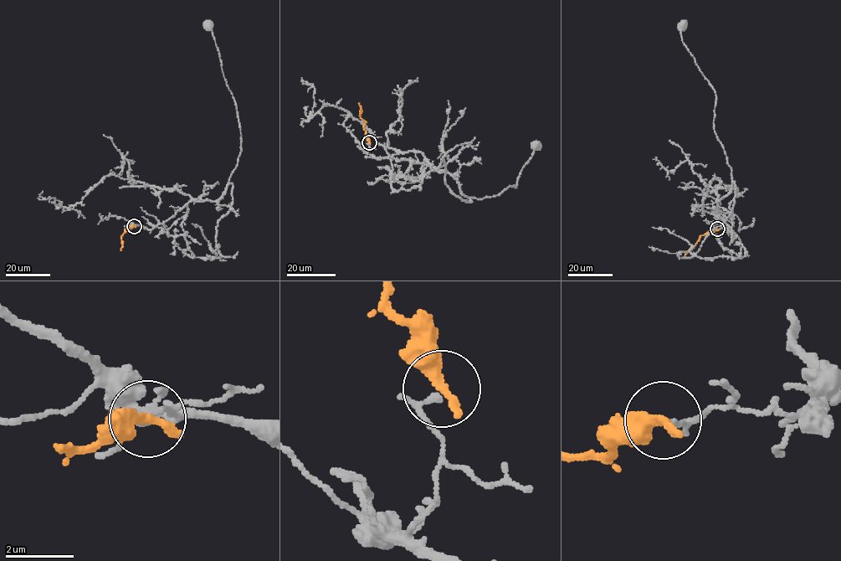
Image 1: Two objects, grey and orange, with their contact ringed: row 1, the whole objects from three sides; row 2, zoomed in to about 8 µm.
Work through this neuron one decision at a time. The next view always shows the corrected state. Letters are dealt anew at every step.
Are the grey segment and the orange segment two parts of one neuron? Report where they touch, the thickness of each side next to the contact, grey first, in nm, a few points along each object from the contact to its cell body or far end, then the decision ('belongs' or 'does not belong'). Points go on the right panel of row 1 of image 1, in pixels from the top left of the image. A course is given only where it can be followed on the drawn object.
(717, 229) | 100/400 nm | grey via (718, 229), (728, 232), (715, 200), (730, 191), (731, 170), (714, 130), (714, 90), (682, 41), (683, 25) | orange via (717, 229), (699, 237), (684, 255) | does not belong

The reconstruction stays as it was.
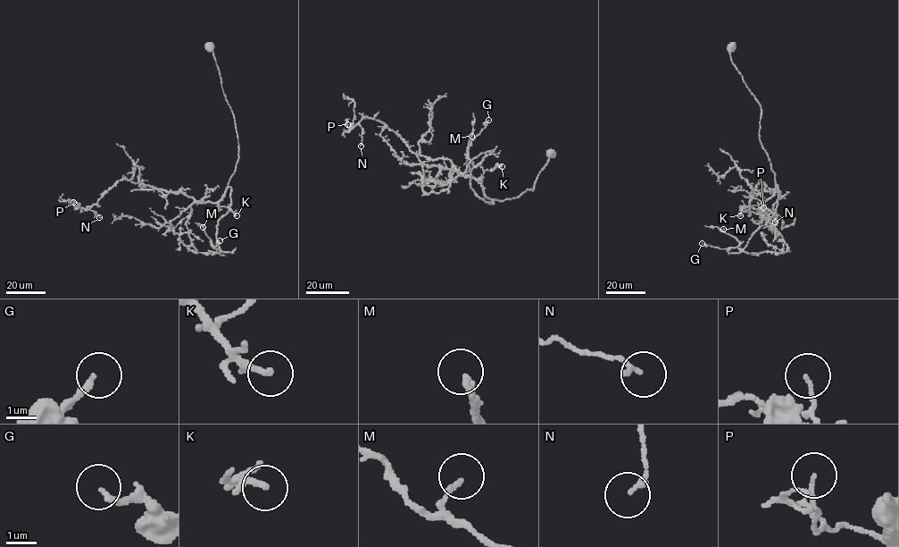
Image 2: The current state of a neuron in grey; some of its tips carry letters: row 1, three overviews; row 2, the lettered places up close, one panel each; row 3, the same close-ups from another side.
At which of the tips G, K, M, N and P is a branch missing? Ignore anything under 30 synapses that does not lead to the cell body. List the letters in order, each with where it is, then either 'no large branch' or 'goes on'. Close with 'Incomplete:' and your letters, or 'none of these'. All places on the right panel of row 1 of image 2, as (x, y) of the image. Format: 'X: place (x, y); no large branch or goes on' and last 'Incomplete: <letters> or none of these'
G: place (702, 243); no large branch
K: place (740, 215); no large branch
M: place (723, 229); no large branch
N: place (775, 222); no large branch
P: place (763, 207); no large branch
Incomplete: none of these

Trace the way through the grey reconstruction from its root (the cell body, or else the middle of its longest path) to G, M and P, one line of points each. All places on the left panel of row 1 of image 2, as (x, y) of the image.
G: (209, 47), (238, 145), (228, 185), (230, 208), (216, 224), (220, 248), (212, 247), (220, 240)
M: (209, 47), (233, 115), (239, 149), (228, 185), (230, 208), (216, 224), (220, 248), (203, 227)
P: (209, 47), (238, 145), (236, 171), (219, 201), (198, 202), (122, 179), (96, 204), (83, 208), (73, 202)

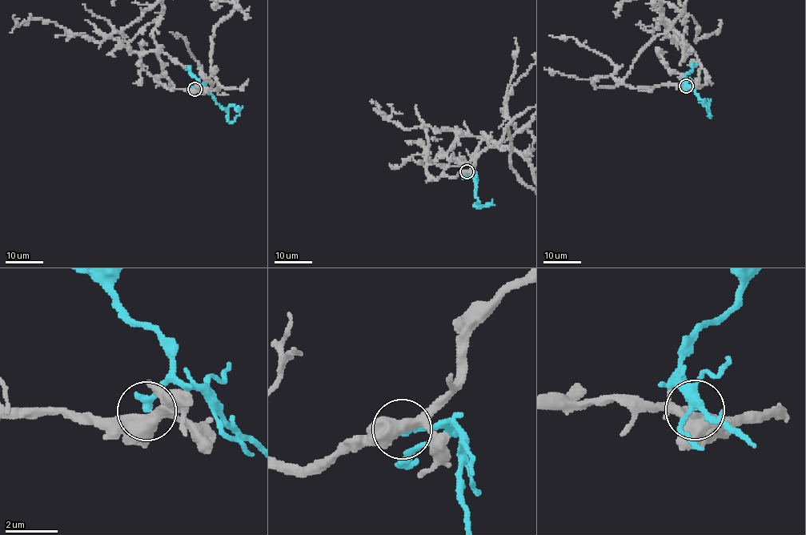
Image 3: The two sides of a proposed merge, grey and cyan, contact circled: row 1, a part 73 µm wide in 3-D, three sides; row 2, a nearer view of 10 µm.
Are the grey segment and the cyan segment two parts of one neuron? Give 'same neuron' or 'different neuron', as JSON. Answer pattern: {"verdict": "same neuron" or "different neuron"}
{"verdict": "different neuron"}

